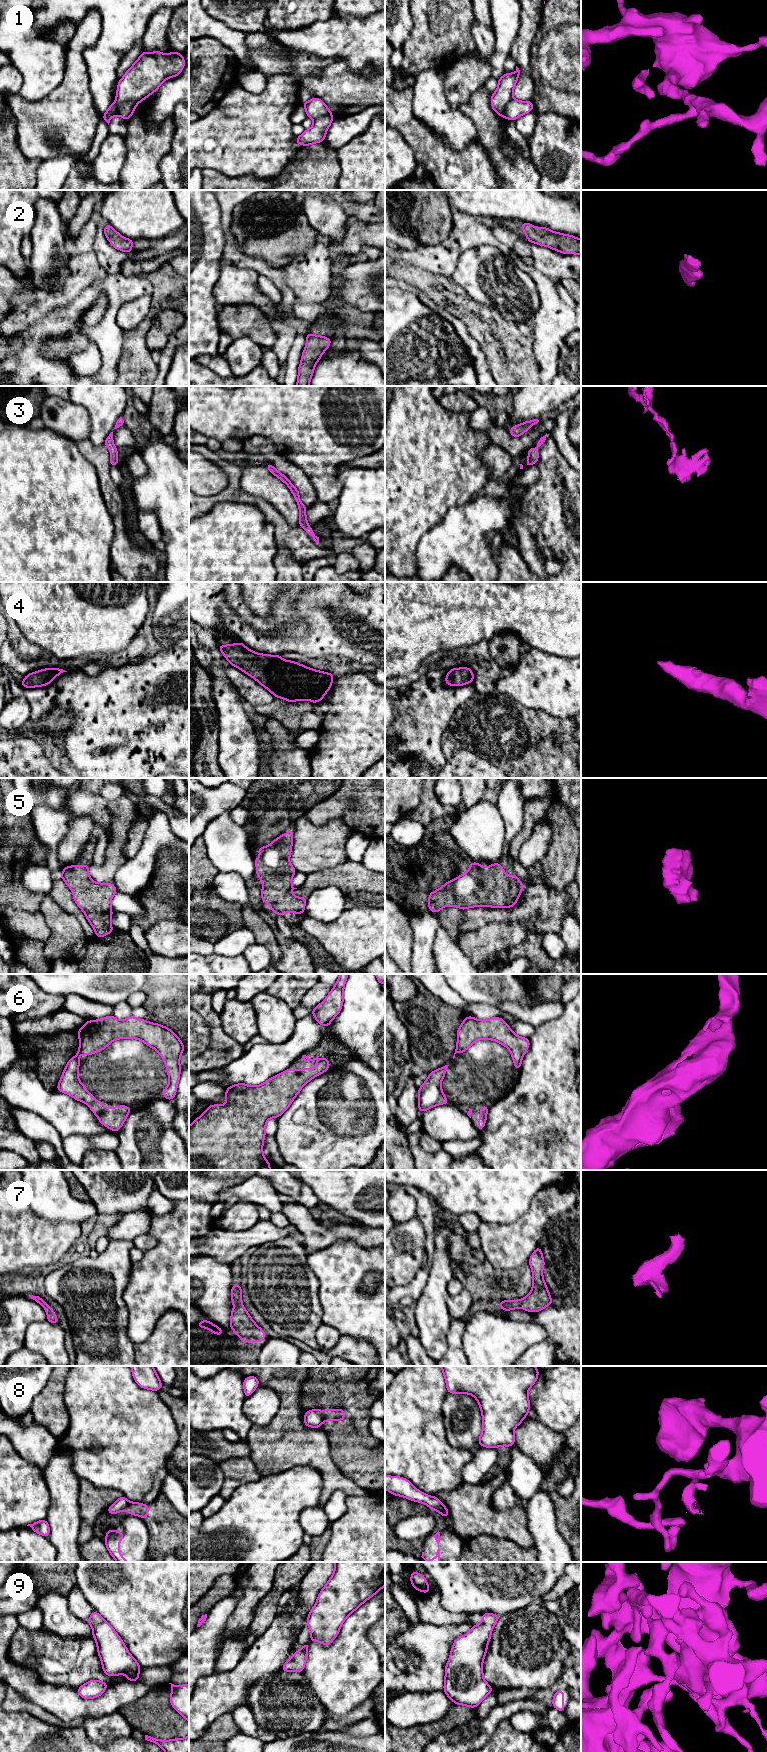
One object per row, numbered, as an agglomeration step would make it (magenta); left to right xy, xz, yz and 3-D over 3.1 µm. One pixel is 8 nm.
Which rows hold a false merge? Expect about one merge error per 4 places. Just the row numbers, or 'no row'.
1, 8

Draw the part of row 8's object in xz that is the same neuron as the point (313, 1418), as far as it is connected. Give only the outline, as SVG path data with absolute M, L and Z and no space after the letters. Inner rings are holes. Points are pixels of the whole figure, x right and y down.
M313 1409L309 1410L304 1414L304 1424L307 1427L319 1428L323 1424L324 1420L322 1418L322 1410Z

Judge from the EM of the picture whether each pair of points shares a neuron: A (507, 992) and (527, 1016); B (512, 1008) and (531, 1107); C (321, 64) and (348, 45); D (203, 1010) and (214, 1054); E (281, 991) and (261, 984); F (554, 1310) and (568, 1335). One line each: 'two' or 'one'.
A: two
B: two
C: two
D: one
E: two
F: one

